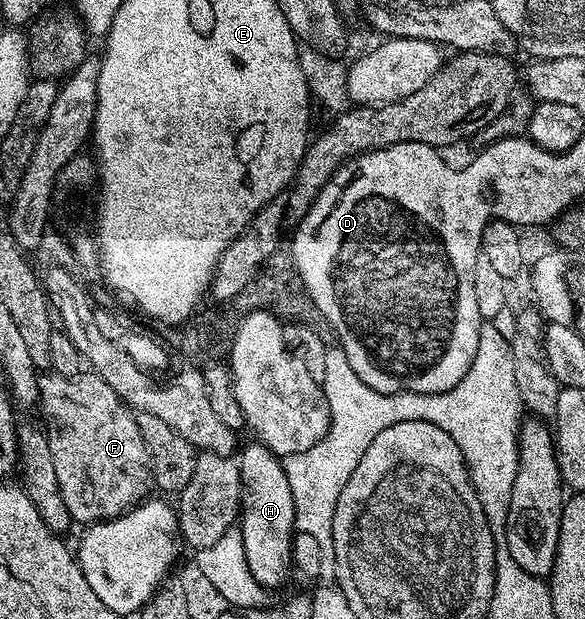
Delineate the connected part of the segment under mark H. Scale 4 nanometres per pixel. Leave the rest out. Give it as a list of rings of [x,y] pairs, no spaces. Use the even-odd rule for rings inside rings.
[[[252,443],[238,450],[239,462],[239,504],[241,512],[237,518],[237,527],[243,535],[245,547],[245,559],[249,571],[255,576],[255,580],[264,587],[270,585],[283,585],[287,581],[287,572],[291,573],[291,544],[296,535],[294,519],[293,494],[289,489],[289,482],[283,470],[283,462],[276,457],[268,445]]]

